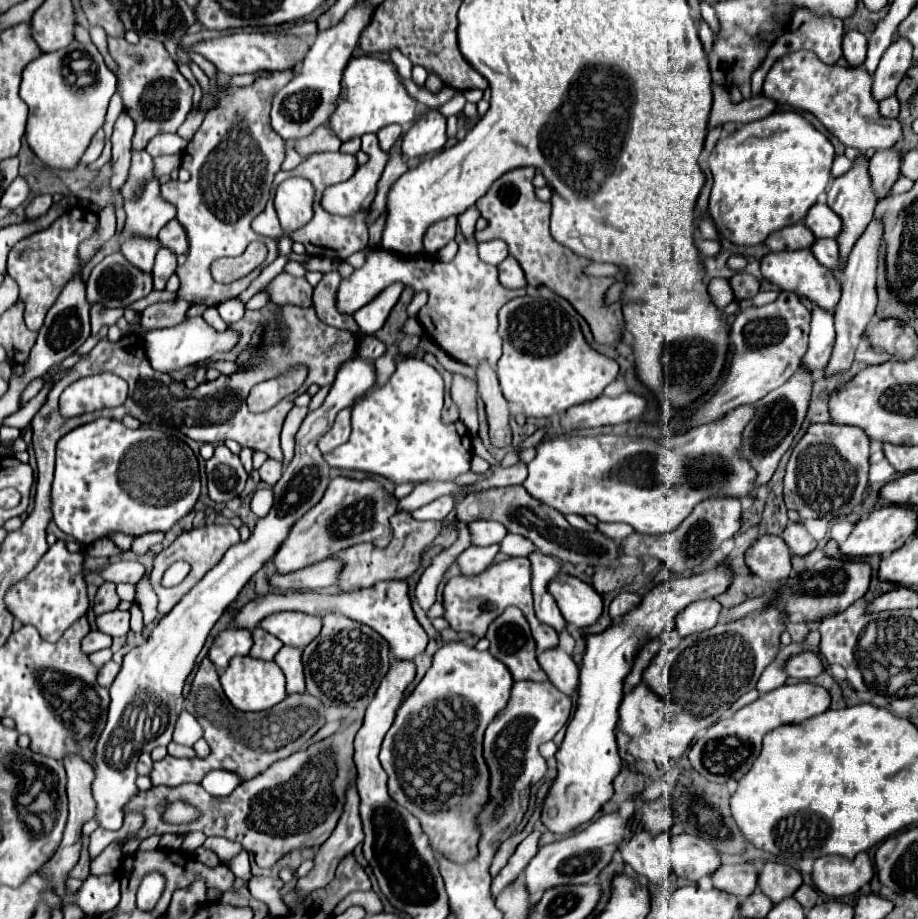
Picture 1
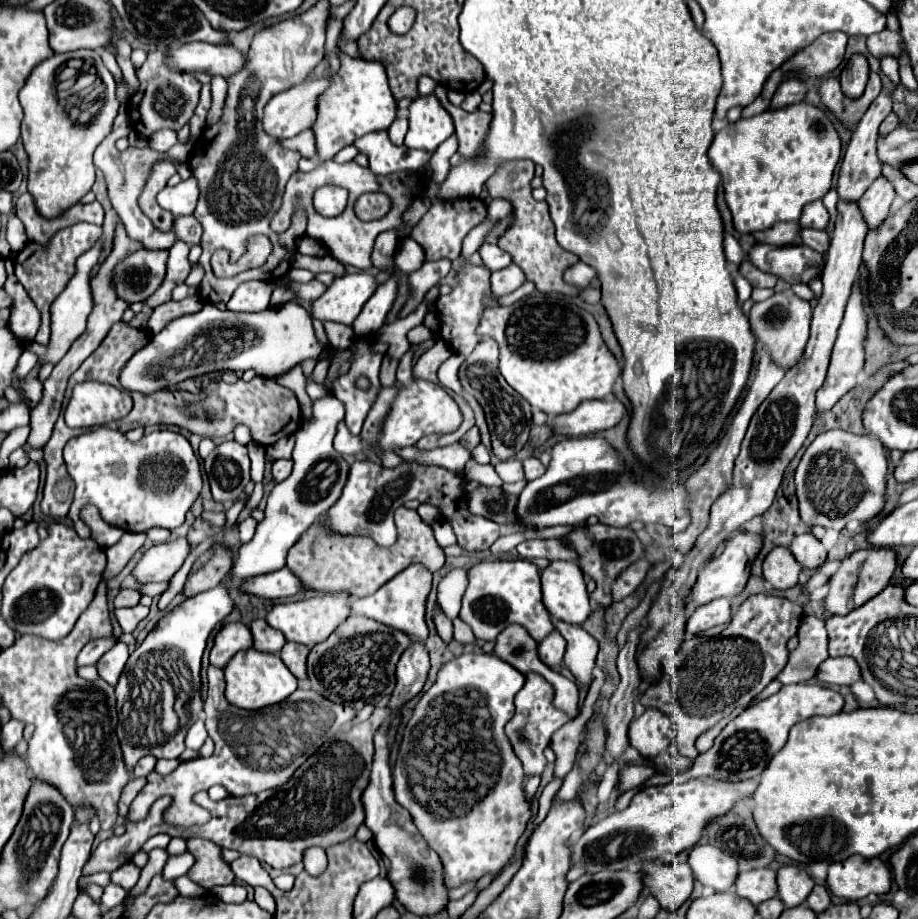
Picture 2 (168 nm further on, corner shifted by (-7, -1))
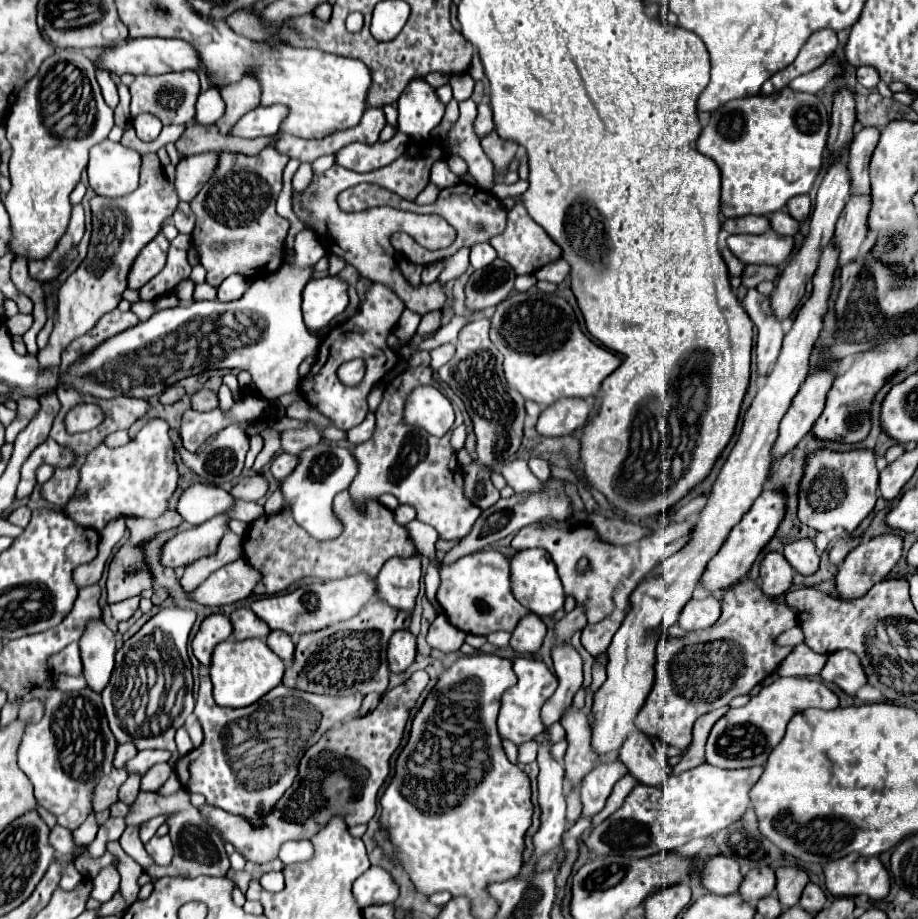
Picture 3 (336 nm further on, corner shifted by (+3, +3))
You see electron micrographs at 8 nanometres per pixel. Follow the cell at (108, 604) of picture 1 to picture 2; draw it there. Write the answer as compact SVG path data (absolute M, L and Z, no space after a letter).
M122 588L114 600L114 606L116 608L128 608L128 606L136 606L140 602L142 594L138 590L132 590L132 588Z

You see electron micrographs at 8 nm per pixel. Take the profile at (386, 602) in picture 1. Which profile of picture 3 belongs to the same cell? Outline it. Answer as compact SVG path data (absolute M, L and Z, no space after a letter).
M390 558L376 576L376 600L388 606L412 612L420 588L420 558Z

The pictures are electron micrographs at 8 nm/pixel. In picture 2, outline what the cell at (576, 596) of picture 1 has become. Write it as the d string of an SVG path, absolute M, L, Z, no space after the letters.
M552 562L542 570L542 600L546 610L568 624L582 624L592 608L584 574L572 562Z

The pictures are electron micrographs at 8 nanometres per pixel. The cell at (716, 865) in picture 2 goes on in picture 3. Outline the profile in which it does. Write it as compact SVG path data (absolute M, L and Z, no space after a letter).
M724 854L710 856L700 872L702 886L712 894L732 894L742 882L738 862Z

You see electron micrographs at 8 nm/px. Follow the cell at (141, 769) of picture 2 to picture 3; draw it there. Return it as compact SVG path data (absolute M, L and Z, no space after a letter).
M130 742L130 744L120 744L118 750L116 750L116 758L114 758L114 766L116 768L124 768L128 760L132 760L134 756L138 754L136 746Z

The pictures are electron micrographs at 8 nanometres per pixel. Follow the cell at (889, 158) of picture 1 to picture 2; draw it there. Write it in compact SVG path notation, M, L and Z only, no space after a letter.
M880 176L870 184L868 192L864 192L864 196L858 200L858 208L870 230L878 228L886 220L894 196L896 196L894 186L884 176Z

